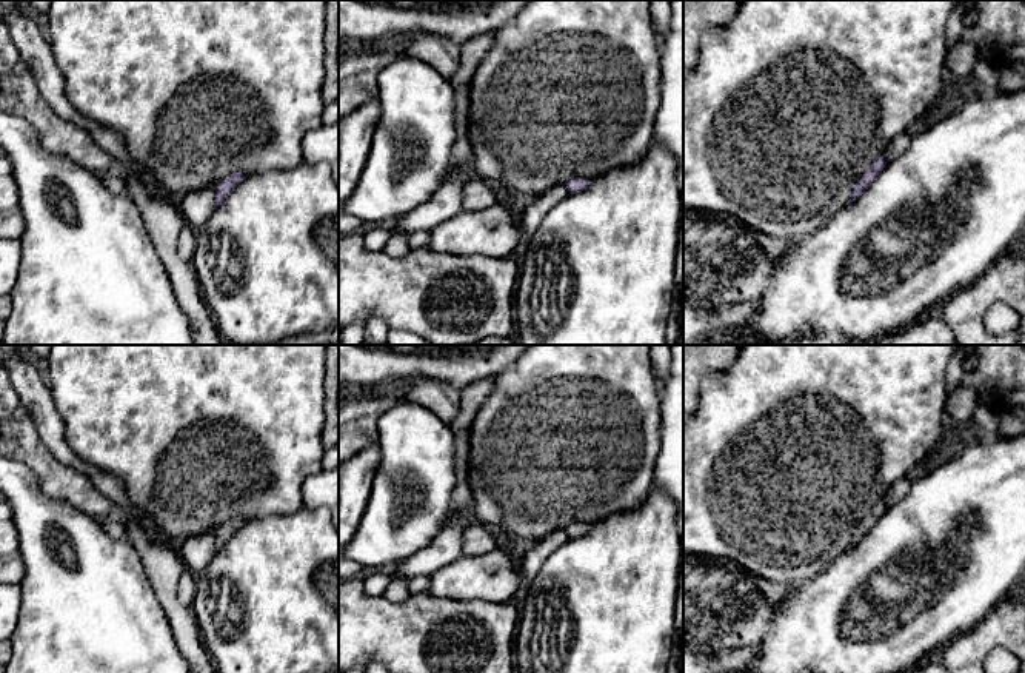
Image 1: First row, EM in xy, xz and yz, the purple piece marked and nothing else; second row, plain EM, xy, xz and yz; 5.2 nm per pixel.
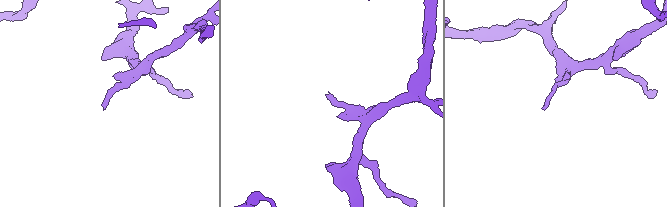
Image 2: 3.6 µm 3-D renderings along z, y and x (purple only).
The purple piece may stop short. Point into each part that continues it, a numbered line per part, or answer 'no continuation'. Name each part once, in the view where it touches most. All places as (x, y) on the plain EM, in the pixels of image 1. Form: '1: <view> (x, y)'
1: xy (196, 552)

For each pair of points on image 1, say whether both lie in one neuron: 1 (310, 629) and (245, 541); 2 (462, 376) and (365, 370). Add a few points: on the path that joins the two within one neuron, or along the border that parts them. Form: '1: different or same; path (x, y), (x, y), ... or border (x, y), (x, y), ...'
1: same; path (293, 607), (277, 573), (267, 562)
2: same; path (437, 367), (390, 365)

